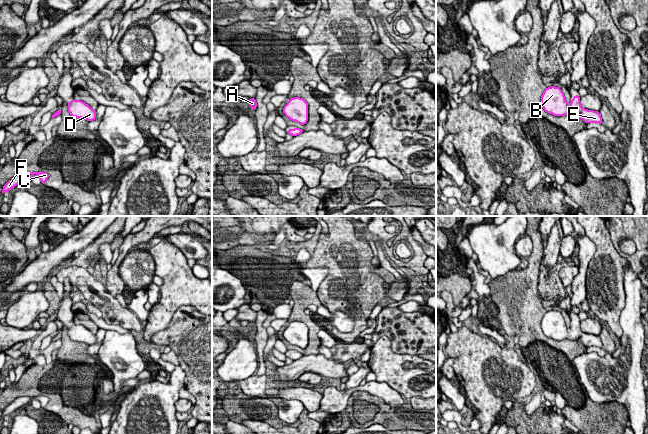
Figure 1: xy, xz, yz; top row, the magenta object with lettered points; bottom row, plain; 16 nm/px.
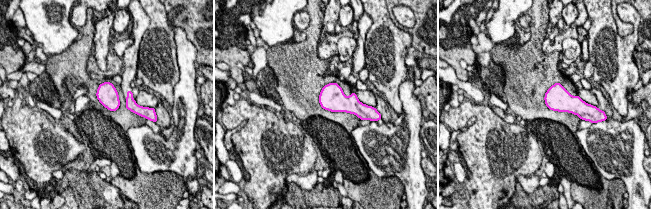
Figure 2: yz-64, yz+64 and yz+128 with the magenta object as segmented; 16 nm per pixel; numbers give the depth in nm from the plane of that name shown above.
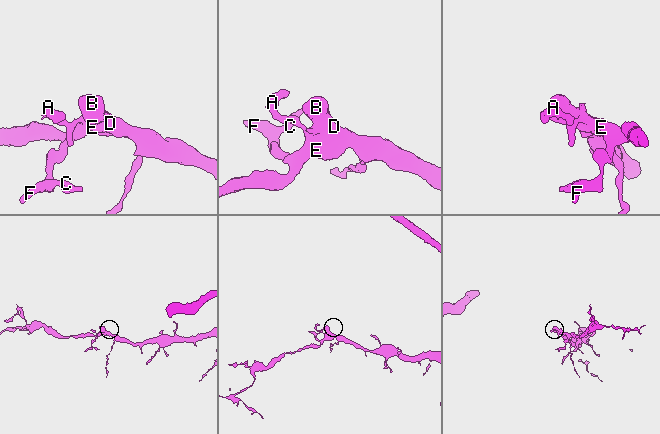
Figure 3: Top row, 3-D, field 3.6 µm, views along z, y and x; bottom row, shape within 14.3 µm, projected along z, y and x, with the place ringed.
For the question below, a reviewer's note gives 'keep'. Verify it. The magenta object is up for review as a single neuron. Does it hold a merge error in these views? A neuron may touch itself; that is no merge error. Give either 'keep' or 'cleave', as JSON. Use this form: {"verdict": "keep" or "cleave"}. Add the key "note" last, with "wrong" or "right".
{"verdict": "keep", "note": "right"}

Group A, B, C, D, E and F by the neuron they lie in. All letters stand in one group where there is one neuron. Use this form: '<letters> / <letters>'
A B C D E F

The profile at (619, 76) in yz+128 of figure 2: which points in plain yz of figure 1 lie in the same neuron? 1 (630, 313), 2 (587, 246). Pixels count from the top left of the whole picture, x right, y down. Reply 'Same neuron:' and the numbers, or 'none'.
Same neuron: none

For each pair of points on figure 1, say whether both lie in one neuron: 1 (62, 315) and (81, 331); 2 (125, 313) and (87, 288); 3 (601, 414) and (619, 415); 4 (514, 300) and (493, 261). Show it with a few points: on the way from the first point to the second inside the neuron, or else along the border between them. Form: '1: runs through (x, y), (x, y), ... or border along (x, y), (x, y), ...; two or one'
1: runs through (67, 320), (76, 330); one
2: runs through (115, 312), (96, 295); one
3: runs through (605, 415), (615, 415); one
4: border along (518, 268), (491, 279); two

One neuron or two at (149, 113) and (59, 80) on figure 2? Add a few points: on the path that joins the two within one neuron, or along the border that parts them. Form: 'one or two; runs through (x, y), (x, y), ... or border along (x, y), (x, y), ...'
two; border along (120, 85), (123, 91), (125, 106), (145, 117)

